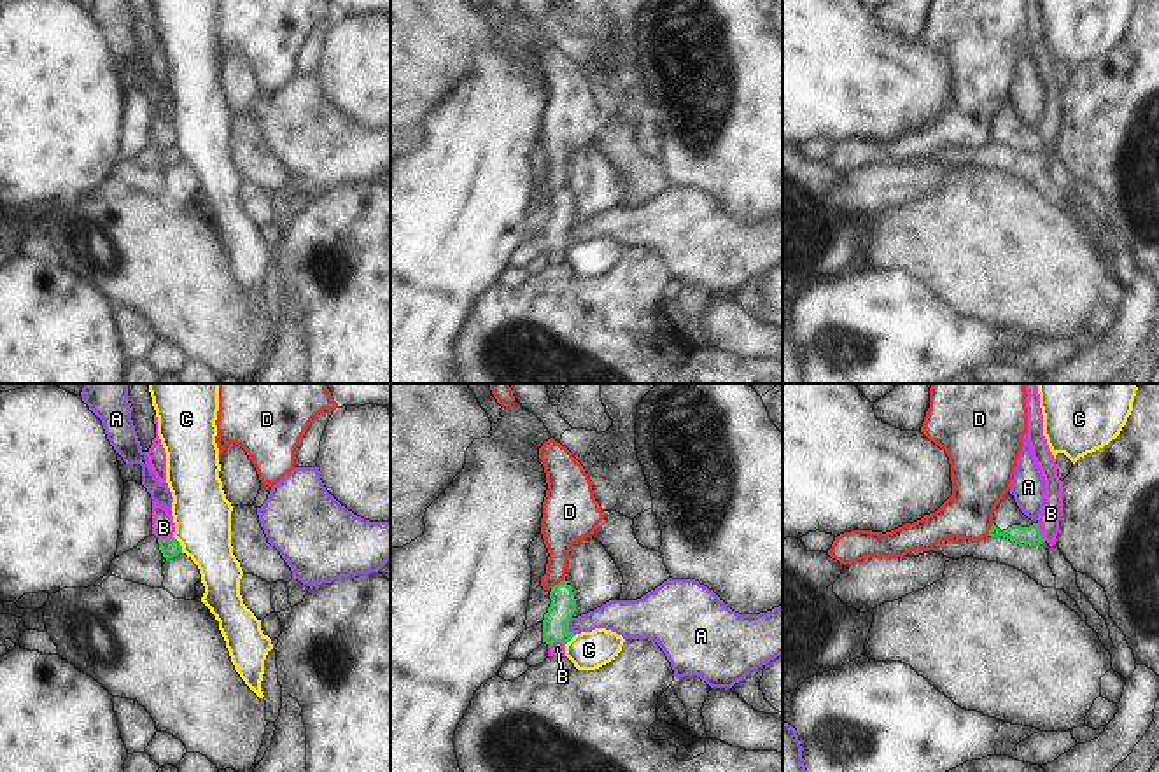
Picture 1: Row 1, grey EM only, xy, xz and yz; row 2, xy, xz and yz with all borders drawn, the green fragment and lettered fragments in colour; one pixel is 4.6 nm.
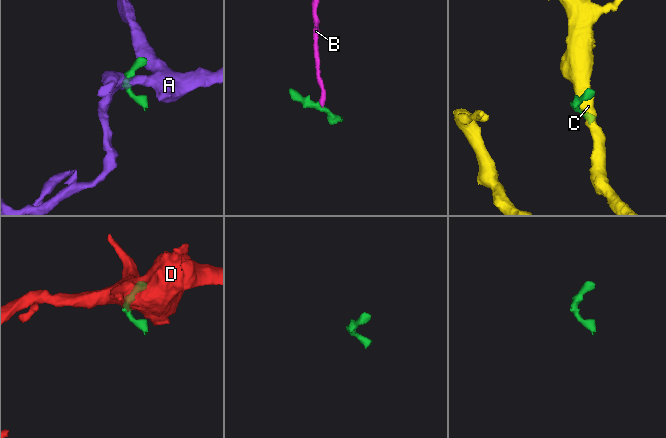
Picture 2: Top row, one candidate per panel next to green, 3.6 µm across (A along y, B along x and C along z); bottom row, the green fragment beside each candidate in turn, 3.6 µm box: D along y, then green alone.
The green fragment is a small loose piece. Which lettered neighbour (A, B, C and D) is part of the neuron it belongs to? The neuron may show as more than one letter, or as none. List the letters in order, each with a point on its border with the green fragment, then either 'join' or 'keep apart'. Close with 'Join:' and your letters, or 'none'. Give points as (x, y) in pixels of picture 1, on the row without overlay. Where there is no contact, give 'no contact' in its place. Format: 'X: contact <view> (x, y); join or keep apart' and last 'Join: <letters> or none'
A: contact xz (568, 233); keep apart
B: contact xz (555, 249); keep apart
C: contact xy (179, 153); keep apart
D: contact xz (559, 191); keep apart
Join: none

